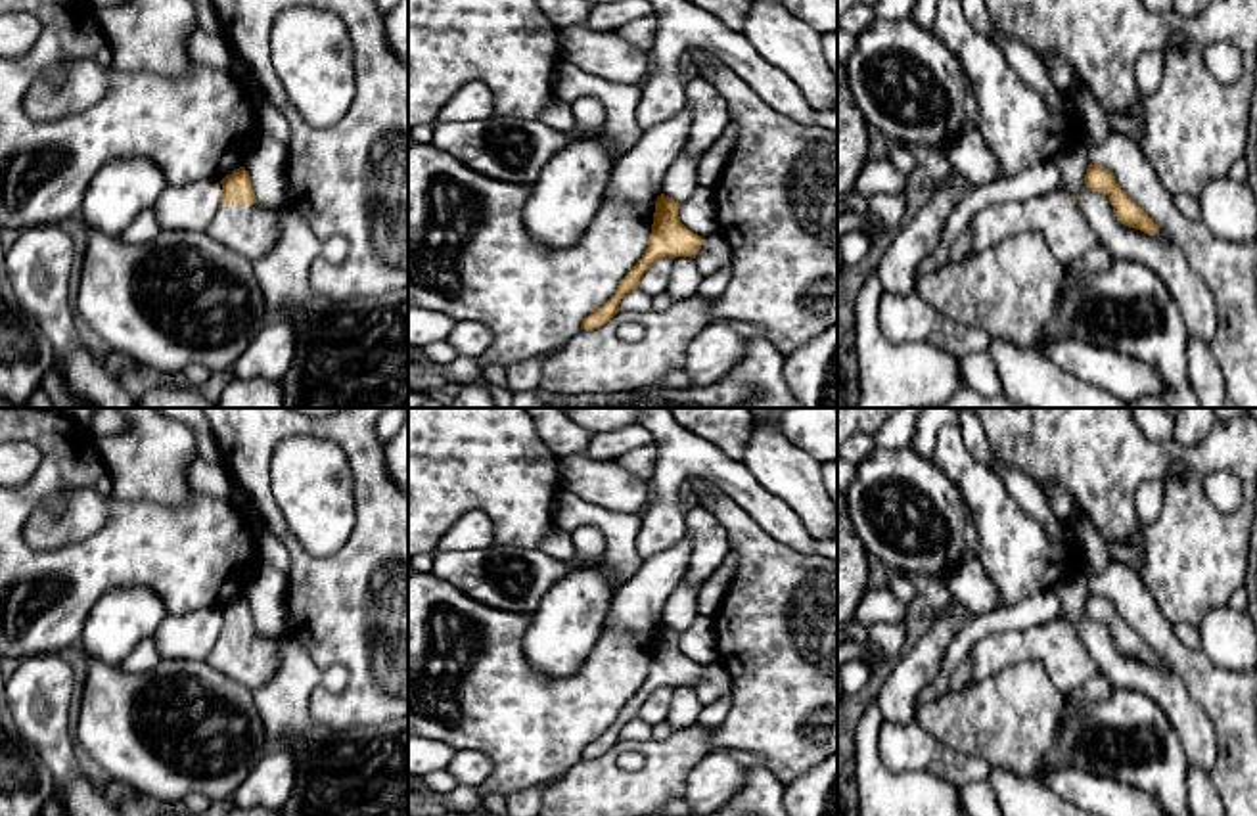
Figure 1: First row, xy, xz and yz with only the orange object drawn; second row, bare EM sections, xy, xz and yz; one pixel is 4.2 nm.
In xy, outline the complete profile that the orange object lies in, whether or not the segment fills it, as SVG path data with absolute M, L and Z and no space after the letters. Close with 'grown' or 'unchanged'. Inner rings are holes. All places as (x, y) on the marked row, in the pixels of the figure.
M245 167L226 174L220 184L220 207L205 232L255 262L268 255L280 239L280 209L264 209L257 203Z | grown

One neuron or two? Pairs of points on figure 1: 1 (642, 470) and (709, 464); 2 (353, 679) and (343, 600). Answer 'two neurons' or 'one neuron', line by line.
1: two neurons
2: one neuron

